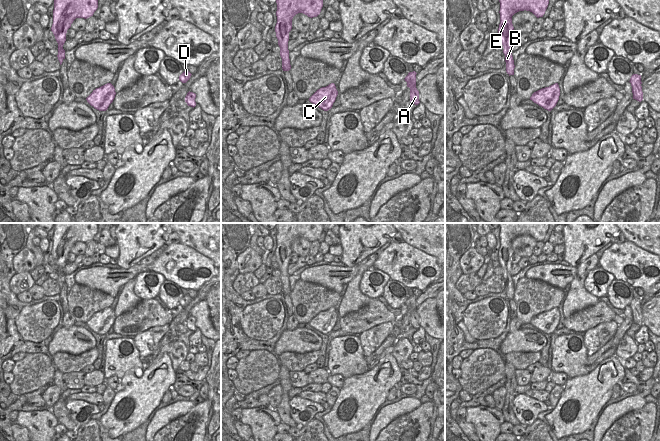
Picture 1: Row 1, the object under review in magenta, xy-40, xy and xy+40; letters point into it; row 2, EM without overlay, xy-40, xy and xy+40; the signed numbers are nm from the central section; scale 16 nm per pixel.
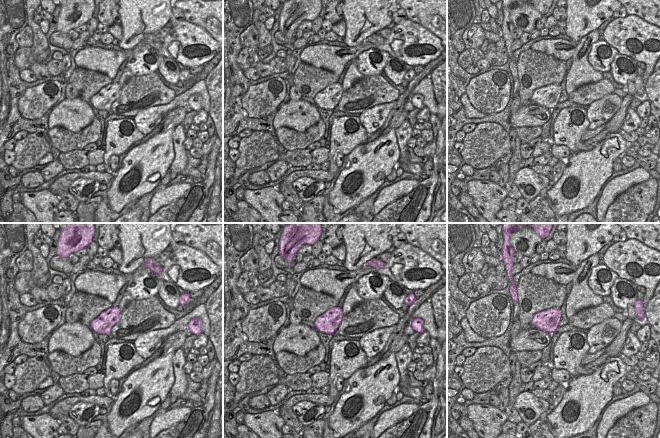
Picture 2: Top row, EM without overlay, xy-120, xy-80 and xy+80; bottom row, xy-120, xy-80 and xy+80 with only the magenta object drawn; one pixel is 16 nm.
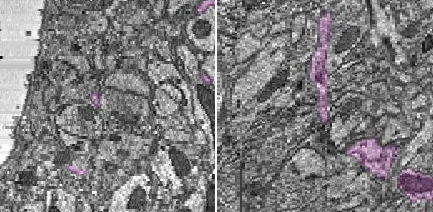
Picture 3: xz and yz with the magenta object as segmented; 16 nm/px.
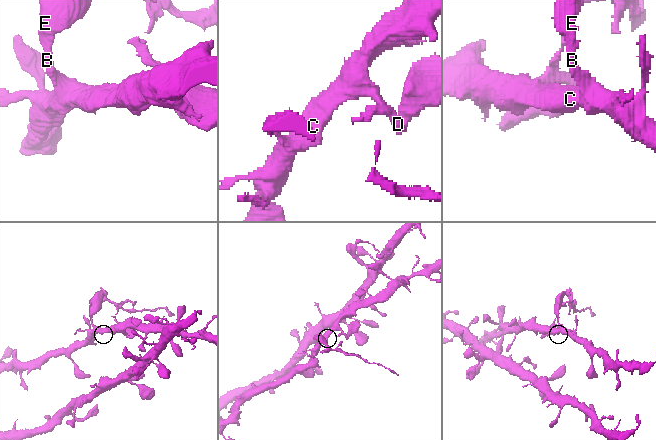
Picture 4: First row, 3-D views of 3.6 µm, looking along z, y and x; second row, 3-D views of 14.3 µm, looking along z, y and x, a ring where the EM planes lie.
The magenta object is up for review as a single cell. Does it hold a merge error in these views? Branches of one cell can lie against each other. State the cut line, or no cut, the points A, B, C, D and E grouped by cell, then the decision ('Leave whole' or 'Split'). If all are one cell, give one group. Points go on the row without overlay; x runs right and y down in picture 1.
Split along xy+40 (513, 286), (506, 291). Groups: A C D / B E. Split.

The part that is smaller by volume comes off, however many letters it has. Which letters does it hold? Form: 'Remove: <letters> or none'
Remove: B, E

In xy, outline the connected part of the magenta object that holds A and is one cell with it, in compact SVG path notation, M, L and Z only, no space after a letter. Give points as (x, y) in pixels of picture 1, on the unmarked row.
M409 296L408 299L405 301L405 305L407 306L407 311L410 312L410 326L418 329L419 325L419 315L416 312L416 296Z

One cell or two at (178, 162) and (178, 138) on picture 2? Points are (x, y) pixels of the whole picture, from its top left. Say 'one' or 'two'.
one

